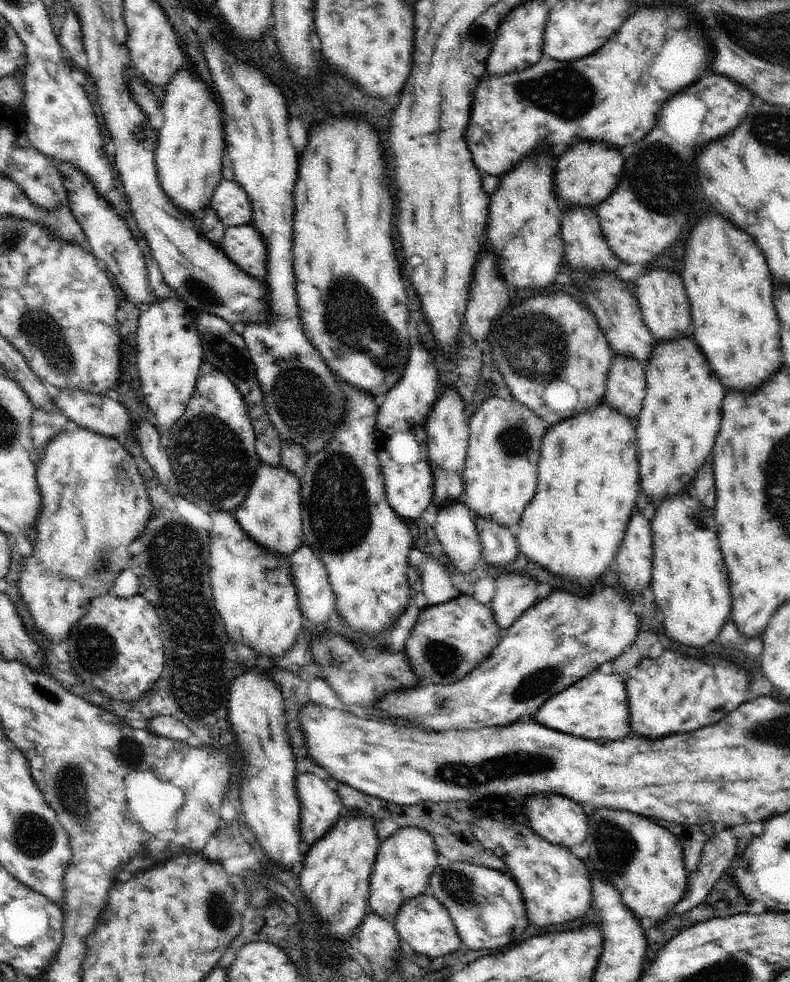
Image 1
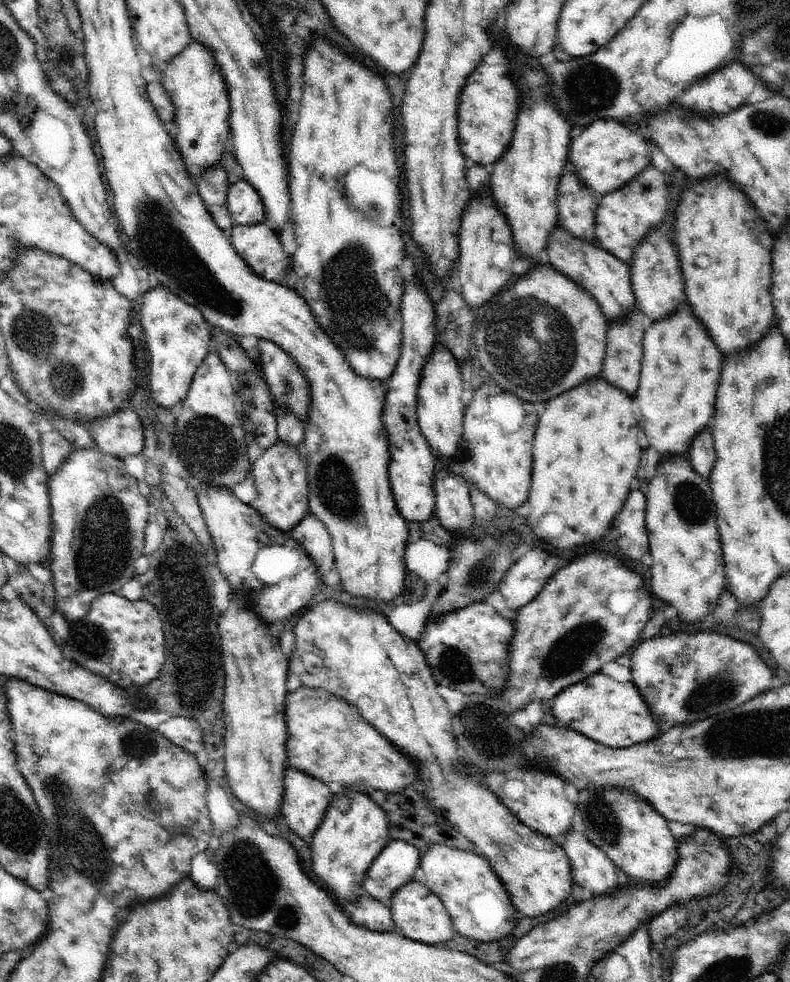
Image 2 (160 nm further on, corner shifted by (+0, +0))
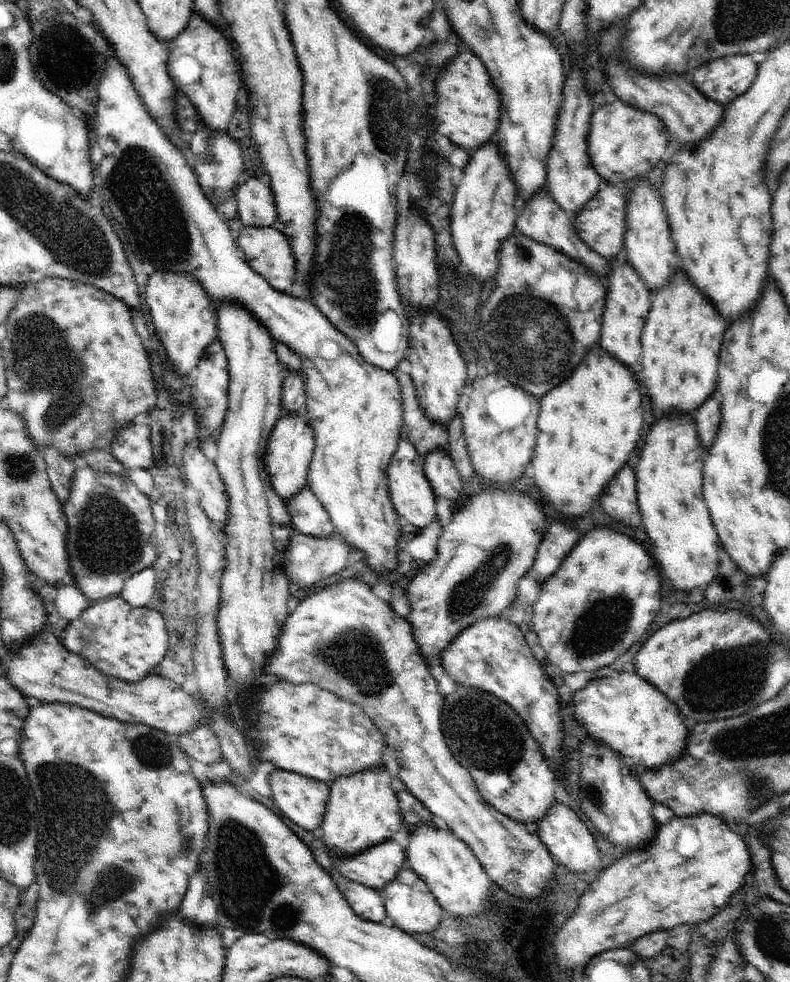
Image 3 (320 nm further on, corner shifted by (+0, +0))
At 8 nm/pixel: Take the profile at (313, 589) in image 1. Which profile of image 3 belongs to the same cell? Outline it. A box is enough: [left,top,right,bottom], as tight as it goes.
[287,484,336,538]

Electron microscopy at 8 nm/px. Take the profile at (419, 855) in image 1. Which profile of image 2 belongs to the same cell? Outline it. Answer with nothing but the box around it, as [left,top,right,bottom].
[362,840,421,908]

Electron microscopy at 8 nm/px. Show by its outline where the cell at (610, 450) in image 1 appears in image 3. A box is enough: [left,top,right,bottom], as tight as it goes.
[526,346,644,518]

